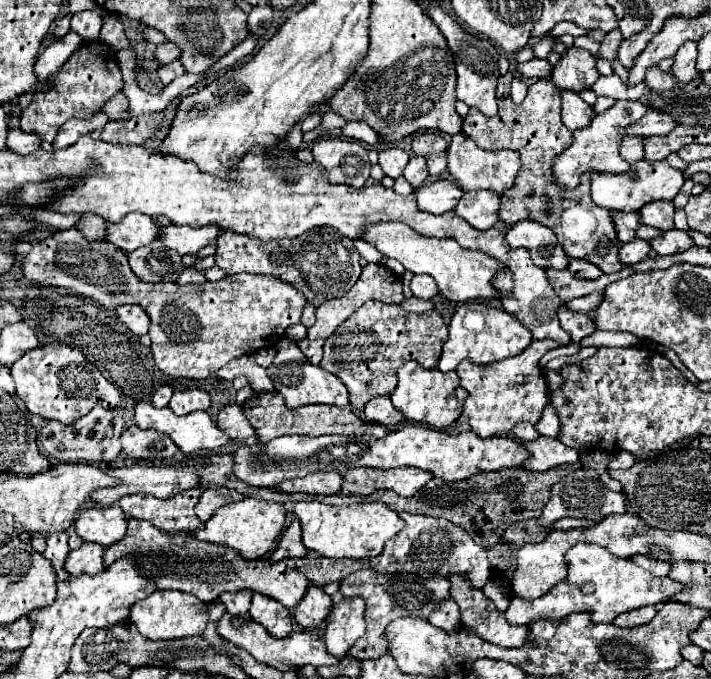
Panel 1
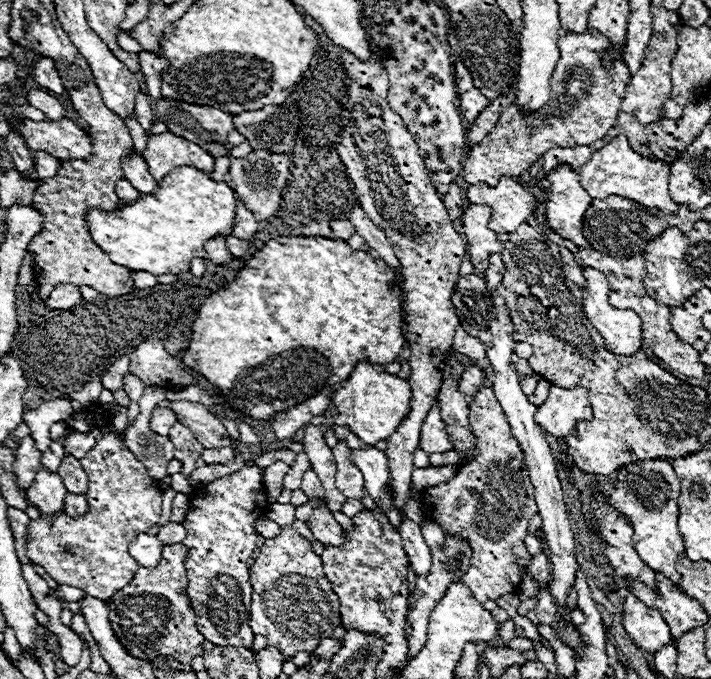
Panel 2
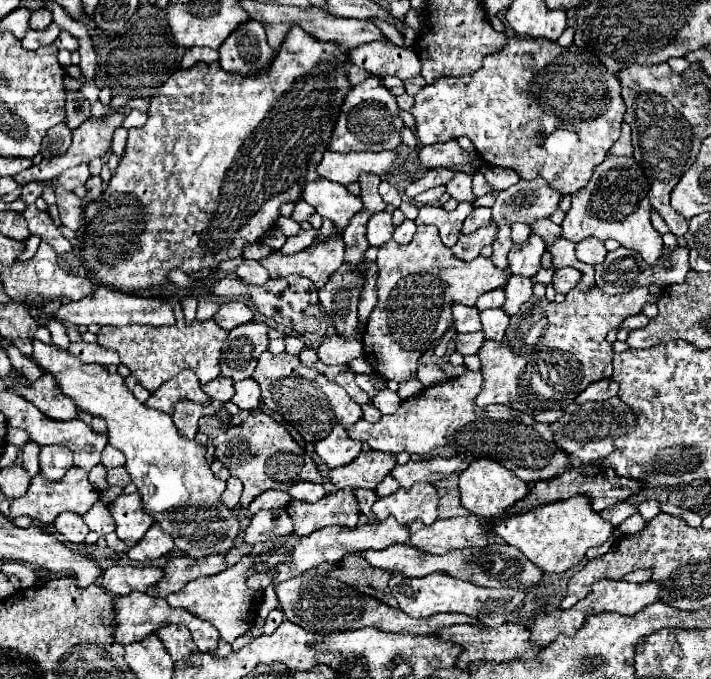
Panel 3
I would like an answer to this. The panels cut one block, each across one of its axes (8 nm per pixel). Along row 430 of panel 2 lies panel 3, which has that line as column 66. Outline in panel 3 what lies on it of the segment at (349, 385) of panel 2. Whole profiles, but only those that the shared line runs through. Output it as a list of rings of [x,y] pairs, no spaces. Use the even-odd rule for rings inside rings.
[[[34,342],[32,360],[46,372],[52,372],[76,406],[106,420],[110,444],[124,452],[126,470],[138,486],[146,512],[174,538],[176,548],[184,556],[200,560],[202,556],[224,554],[234,548],[234,540],[240,534],[240,520],[222,502],[226,482],[212,474],[206,462],[206,446],[184,438],[168,414],[138,402],[124,384],[124,378],[110,374],[104,366],[84,364],[76,356],[70,356],[70,352],[42,342]]]

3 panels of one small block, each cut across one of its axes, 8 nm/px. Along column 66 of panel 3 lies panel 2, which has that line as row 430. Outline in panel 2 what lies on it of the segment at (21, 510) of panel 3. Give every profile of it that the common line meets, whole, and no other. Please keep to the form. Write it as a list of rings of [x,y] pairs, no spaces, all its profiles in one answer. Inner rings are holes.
[[[490,386],[480,388],[470,402],[470,428],[476,436],[474,460],[462,464],[452,480],[426,488],[422,492],[422,506],[426,512],[432,512],[432,522],[448,534],[464,538],[472,546],[470,568],[460,582],[472,590],[478,602],[486,602],[512,594],[520,586],[520,570],[532,562],[524,538],[528,534],[528,522],[538,514],[538,508],[524,454]]]

